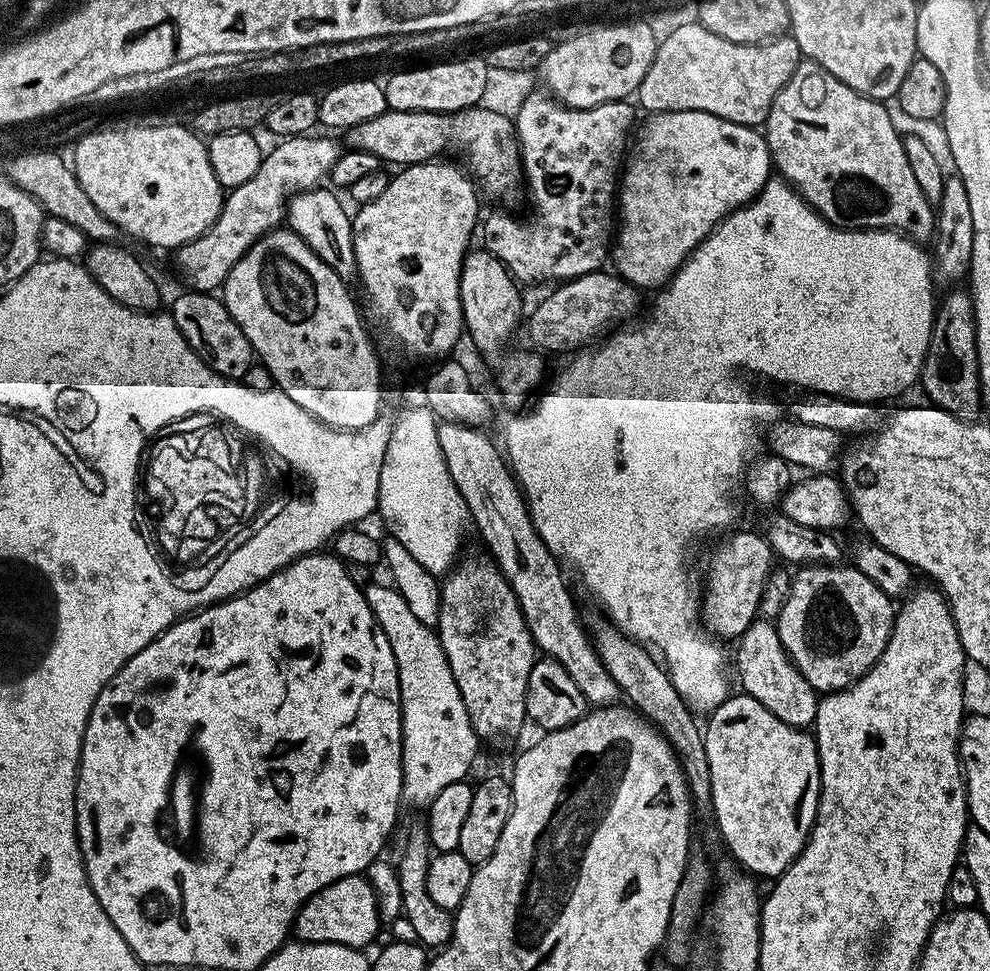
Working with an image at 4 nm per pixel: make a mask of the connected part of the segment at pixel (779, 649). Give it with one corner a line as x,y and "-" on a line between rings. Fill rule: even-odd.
758,618
744,635
739,637
740,649
736,652
736,672
740,675
740,684
747,695
752,696
774,718
782,718
786,726
811,729
816,722
820,700
818,693
802,678
802,674
794,666
794,662
786,654
780,641
780,635
775,623
771,620

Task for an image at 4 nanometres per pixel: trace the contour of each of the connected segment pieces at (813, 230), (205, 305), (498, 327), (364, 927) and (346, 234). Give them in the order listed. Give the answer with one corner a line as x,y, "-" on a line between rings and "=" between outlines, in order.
770,178
750,204
728,215
688,255
672,279
655,293
656,301
645,320
637,319
616,330
621,332
613,331
591,350
577,351
569,359
573,360
561,370
560,376
553,378
548,392
539,393
540,401
524,410
529,412
512,416
504,424
502,451
528,503
528,513
542,542
546,542
552,555
567,567
569,564
576,568
585,590
604,607
603,615
616,625
619,632
659,653
672,684
693,713
711,714
723,700
728,699
730,689
728,672
724,669
724,648
720,645
723,643
709,635
702,623
702,588
698,580
696,584
696,576
692,573
692,543
715,532
727,533
733,527
731,524
736,520
736,491
739,488
741,491
742,477
761,455
760,423
764,420
764,404
758,397
744,392
744,384
736,377
736,372
753,372
756,376
765,376
780,384
804,388
800,390
812,394
865,402
885,402
891,396
906,391
911,384
915,385
920,378
920,369
924,367
938,307
938,296
932,293
934,264
929,253
927,256
920,248
923,247
911,236
895,230
835,228
830,221
823,220
787,180
=
184,290
181,296
172,300
170,315
178,326
178,330
186,338
186,342
202,358
202,362
210,370
220,376
237,382
243,381
246,370
254,362
254,353
246,334
242,334
242,326
234,322
230,310
226,310
223,299
211,292
=
472,250
465,255
462,262
462,274
460,275
460,301
464,315
464,332
467,339
468,336
472,339
472,344
478,351
492,356
507,346
512,331
515,328
517,331
522,320
522,312
520,316
520,292
522,292
521,285
516,283
514,277
508,273
508,267
491,250
484,250
484,252
=
364,874
347,876
336,880
330,886
318,890
300,907
294,925
297,941
326,942
350,946
353,950
367,949
367,944
379,934
382,928
380,901
=
324,186
297,191
286,204
286,224
292,231
334,270
348,282
356,276
356,259
354,258
354,234
352,233
352,216
344,209
344,204
335,196
335,191
327,192

